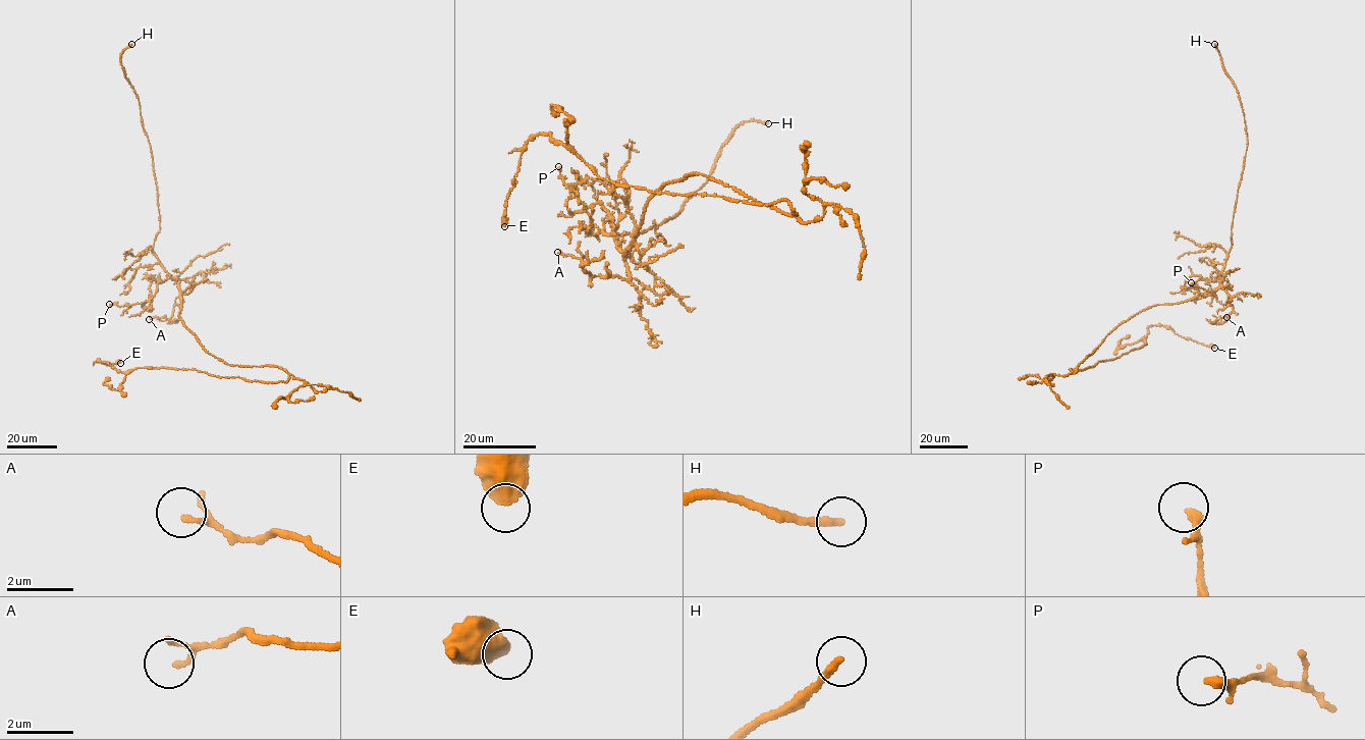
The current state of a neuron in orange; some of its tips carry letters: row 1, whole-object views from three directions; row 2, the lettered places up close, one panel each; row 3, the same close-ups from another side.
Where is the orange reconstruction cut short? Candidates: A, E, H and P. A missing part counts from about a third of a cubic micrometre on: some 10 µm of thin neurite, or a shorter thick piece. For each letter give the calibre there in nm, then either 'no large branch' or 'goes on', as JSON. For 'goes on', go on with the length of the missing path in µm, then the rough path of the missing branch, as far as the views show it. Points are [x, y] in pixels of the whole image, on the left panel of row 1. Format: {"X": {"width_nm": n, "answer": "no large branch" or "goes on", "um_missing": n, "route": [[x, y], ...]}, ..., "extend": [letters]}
{"A": {"width_nm": 100, "answer": "no large branch"}, "E": {"width_nm": 650, "answer": "no large branch"}, "H": {"width_nm": 200, "answer": "goes on", "um_missing": 6}, "P": {"width_nm": 200, "answer": "no large branch"}, "extend": ["H"]}

